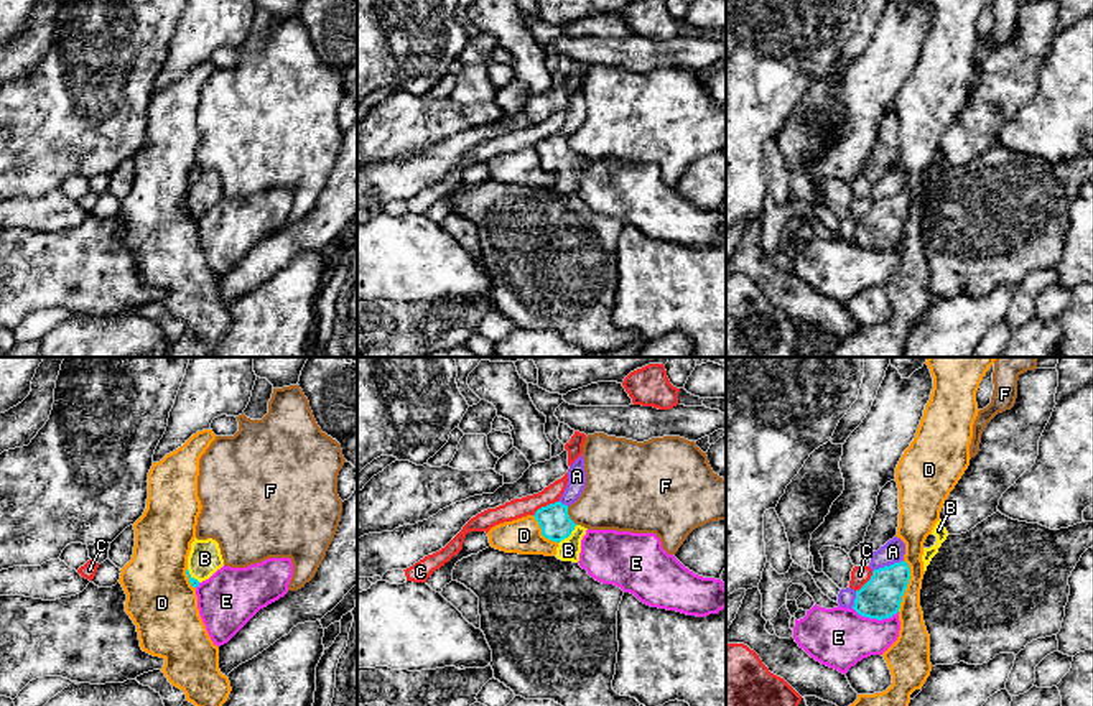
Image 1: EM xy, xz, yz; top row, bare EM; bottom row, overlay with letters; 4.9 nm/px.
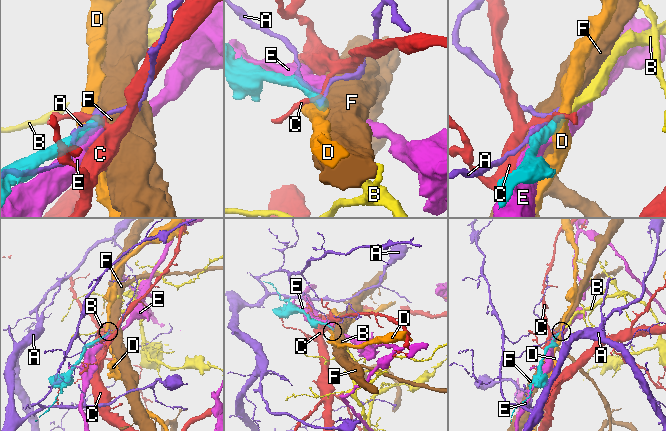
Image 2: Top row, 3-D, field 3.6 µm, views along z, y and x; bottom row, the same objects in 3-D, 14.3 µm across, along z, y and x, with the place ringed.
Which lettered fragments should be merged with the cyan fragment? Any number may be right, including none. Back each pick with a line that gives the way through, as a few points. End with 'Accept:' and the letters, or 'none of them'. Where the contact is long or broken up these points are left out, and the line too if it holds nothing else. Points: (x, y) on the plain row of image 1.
B: across xz (555, 155), (568, 167), (568, 181)
Accept: B

